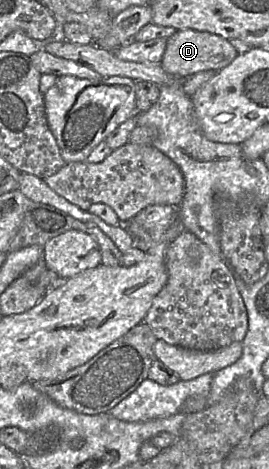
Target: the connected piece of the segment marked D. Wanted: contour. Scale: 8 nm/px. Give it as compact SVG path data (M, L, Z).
M179 30L167 40L161 65L173 78L188 78L202 71L219 71L227 67L239 53L229 40L208 32Z

